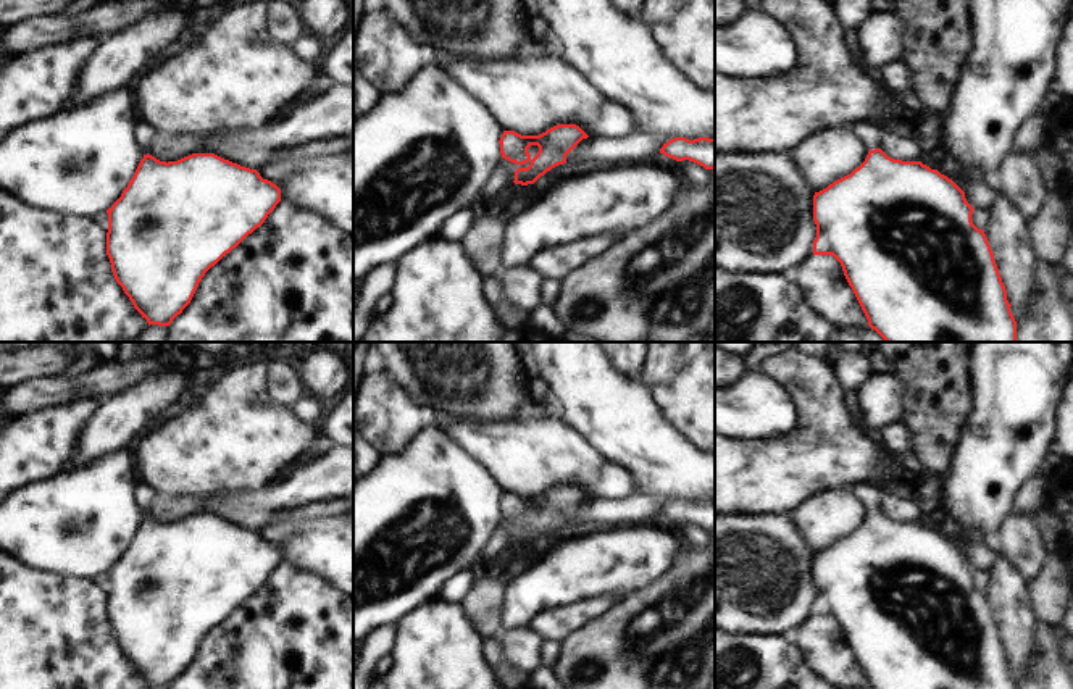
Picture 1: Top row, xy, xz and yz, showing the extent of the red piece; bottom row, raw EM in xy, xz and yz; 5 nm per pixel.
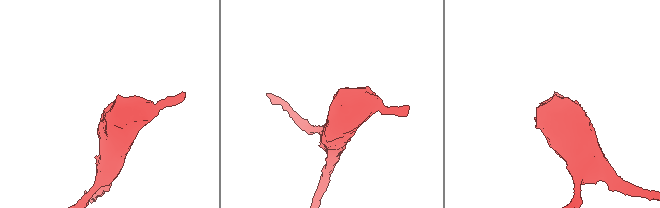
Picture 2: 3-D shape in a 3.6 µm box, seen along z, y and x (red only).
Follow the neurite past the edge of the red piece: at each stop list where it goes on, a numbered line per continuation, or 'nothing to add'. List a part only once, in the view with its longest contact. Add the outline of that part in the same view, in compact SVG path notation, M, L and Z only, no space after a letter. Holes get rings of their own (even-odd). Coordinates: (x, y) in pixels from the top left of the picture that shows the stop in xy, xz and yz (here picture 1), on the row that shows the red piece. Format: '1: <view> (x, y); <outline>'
1: yz (868, 134); M858 123L858 124L852 124L850 129L857 134L857 137L865 145L866 155L870 150L881 147L879 126L870 123Z

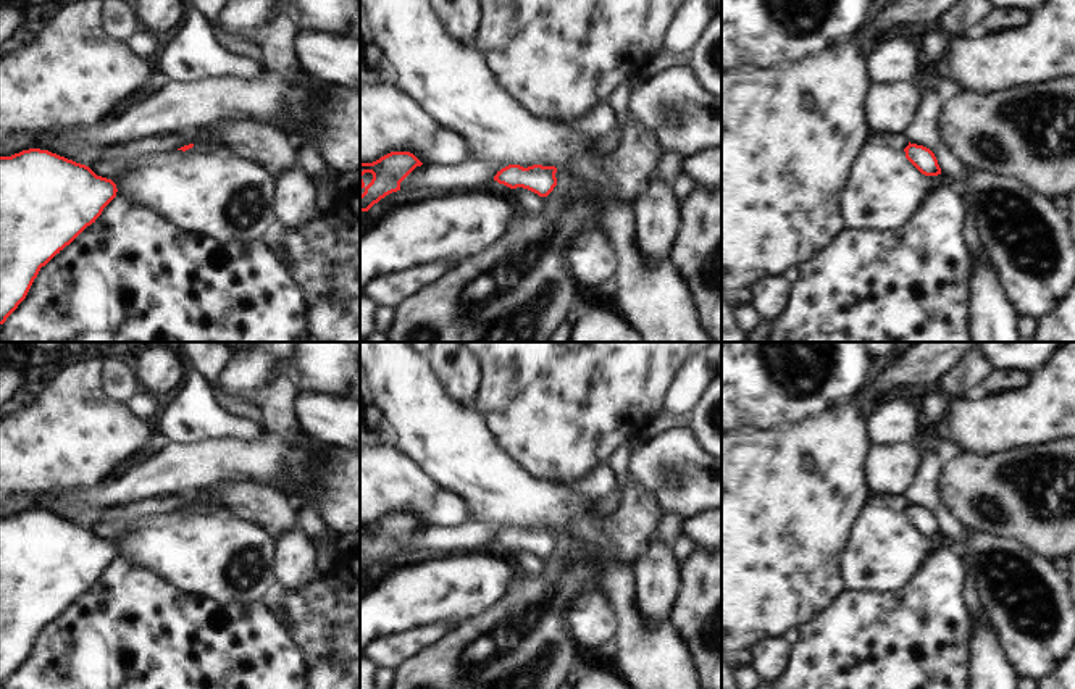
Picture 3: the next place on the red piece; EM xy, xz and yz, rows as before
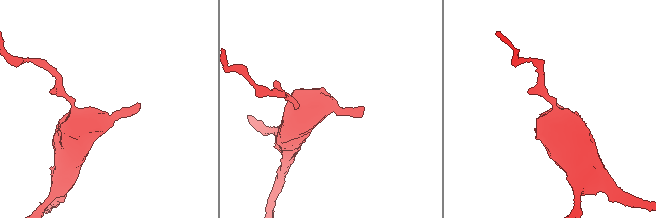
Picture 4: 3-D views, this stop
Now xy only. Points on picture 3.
1: xy (199, 147); M213 140L195 142L194 147L186 152L187 153L221 153L221 155L232 153L224 144L216 144Z

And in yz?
nothing to add

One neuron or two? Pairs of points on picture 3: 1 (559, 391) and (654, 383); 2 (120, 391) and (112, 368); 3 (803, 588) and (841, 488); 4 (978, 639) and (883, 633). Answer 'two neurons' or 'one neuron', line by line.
1: one neuron
2: one neuron
3: one neuron
4: two neurons

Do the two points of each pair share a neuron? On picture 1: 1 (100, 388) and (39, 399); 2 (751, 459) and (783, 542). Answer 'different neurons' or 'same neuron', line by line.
1: same neuron
2: different neurons

